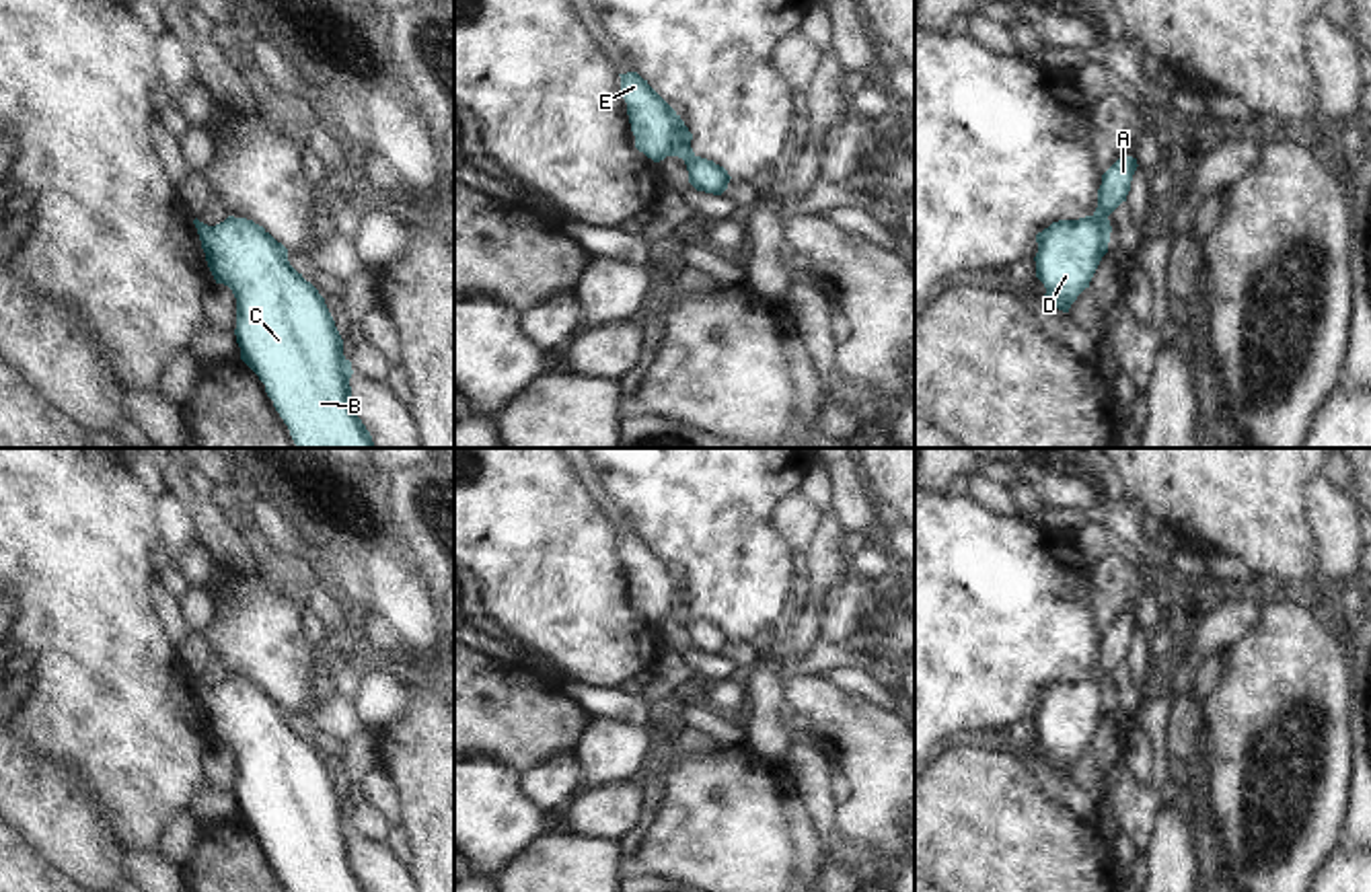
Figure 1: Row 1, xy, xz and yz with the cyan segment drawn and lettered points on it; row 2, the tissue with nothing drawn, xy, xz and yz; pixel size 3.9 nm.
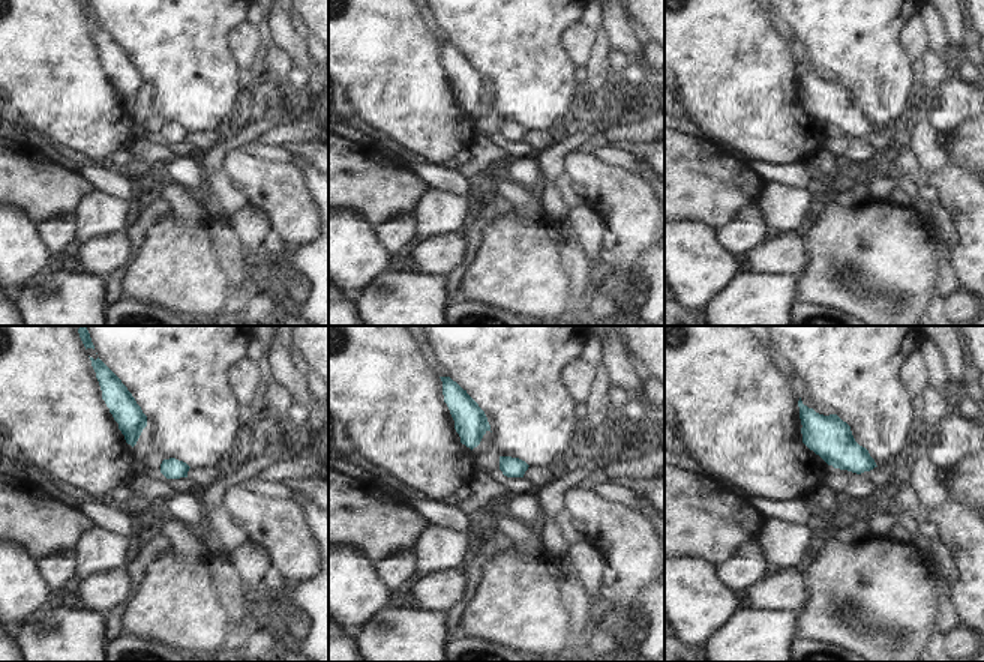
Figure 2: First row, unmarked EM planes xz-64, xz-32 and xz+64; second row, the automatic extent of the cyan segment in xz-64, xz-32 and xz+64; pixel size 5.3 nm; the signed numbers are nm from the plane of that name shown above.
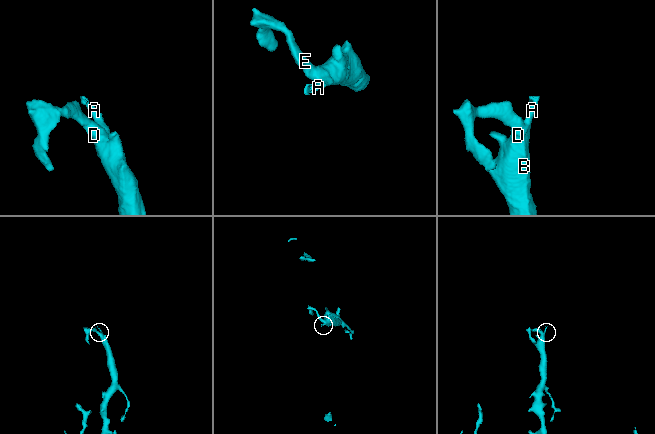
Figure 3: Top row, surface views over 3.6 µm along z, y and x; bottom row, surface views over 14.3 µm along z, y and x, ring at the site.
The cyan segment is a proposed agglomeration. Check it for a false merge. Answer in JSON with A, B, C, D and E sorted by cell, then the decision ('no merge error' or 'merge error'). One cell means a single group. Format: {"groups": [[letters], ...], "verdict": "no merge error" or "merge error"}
{"groups": [["A", "B", "C", "D", "E"]], "verdict": "no merge error"}

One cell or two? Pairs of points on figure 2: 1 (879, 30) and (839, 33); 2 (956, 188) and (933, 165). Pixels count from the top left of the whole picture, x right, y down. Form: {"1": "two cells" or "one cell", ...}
{"1": "one cell", "2": "two cells"}

